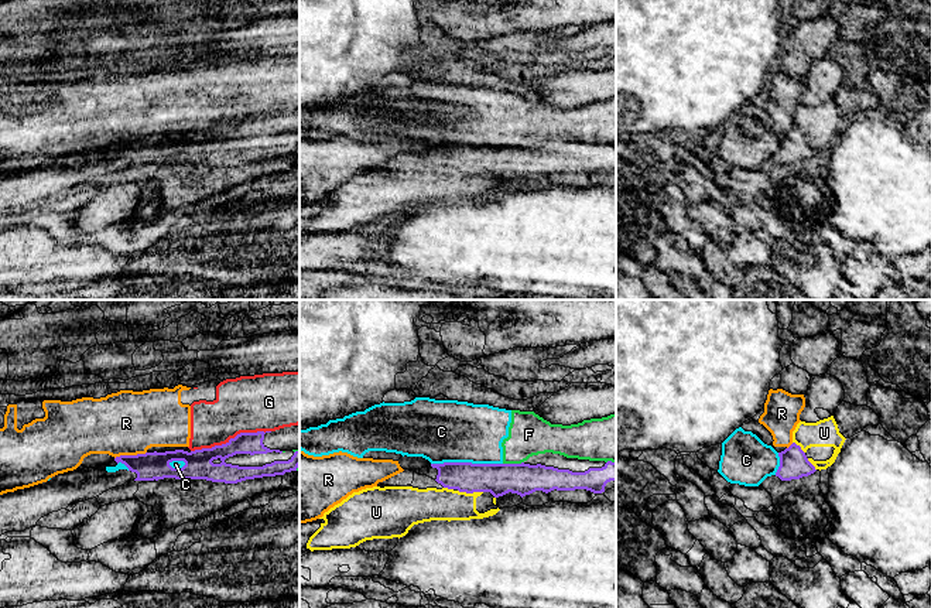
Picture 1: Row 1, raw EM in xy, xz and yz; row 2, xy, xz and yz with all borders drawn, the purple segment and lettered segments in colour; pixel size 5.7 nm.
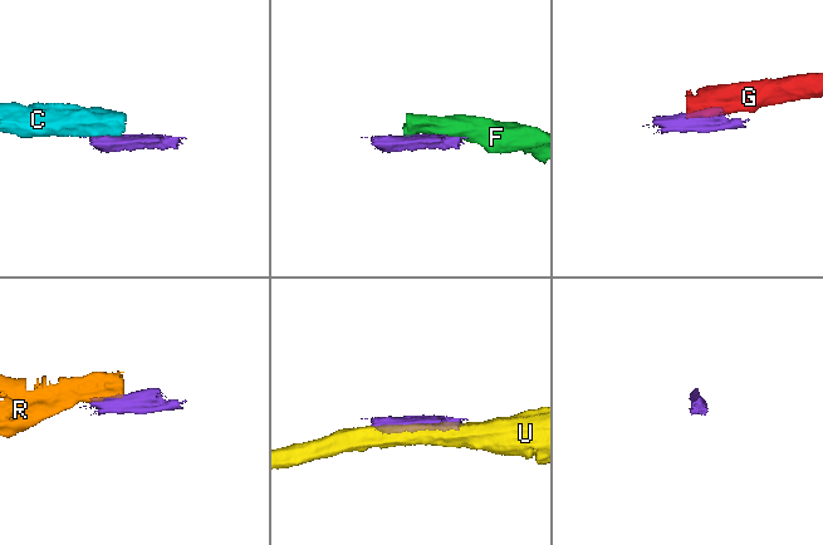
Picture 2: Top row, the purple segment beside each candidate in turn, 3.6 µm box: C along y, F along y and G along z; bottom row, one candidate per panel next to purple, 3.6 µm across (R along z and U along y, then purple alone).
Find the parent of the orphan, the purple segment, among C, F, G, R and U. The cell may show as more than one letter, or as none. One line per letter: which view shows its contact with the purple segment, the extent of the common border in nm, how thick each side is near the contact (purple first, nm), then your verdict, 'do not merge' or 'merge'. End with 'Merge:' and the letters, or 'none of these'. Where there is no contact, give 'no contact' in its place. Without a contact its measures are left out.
C: xz | 400 nm | 180/360 nm | do not merge
F: xz | 120 nm | 180/240 nm | do not merge
G: xy | 480 nm | 160/320 nm | do not merge
R: xy | 190 nm | 160/360 nm | do not merge
U: xz | 140 nm | 180/190 nm | do not merge
Merge: none of these

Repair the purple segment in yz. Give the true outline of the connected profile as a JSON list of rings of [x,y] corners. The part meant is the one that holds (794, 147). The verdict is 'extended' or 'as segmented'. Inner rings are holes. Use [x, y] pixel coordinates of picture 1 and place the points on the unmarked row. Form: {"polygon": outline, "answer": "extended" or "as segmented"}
{"polygon": [[[795,126],[778,136],[778,140],[780,150],[776,160],[778,160],[781,164],[800,163],[817,154],[815,150],[808,144],[801,130]]], "answer": "as segmented"}

